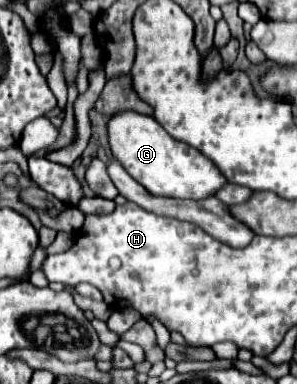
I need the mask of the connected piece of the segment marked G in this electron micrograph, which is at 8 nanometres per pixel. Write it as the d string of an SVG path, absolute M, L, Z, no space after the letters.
M119 112L107 124L109 148L113 156L123 164L123 168L153 196L163 198L183 198L183 200L205 200L215 196L227 180L213 166L211 160L197 154L195 148L171 138L165 128L151 116L137 112Z

